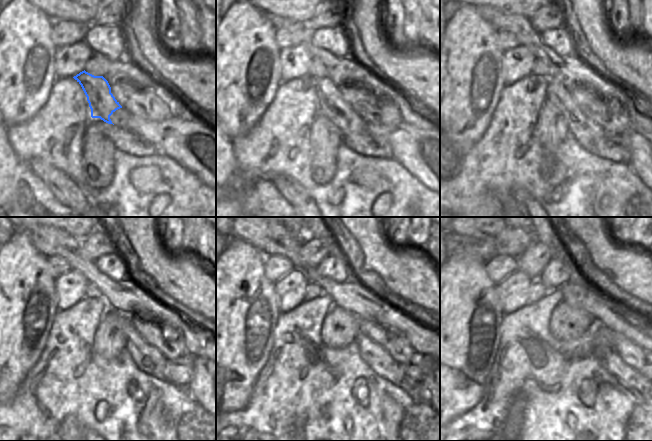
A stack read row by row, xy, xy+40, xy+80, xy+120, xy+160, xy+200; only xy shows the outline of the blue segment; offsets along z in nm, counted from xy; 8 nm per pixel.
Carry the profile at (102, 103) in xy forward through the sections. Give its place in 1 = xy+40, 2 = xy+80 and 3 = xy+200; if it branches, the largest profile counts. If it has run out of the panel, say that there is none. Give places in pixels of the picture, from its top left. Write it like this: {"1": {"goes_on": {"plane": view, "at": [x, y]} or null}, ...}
{"1": {"goes_on": {"plane": "xy+40", "at": [330, 103]}}, "2": {"goes_on": {"plane": "xy+80", "at": [586, 132]}}, "3": {"goes_on": {"plane": "xy+200", "at": [641, 387]}}}

